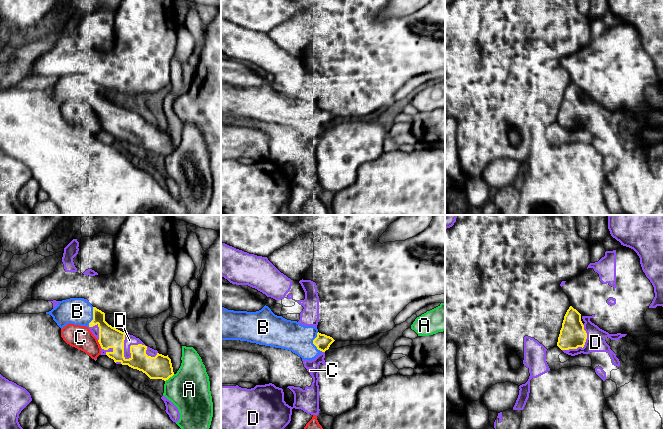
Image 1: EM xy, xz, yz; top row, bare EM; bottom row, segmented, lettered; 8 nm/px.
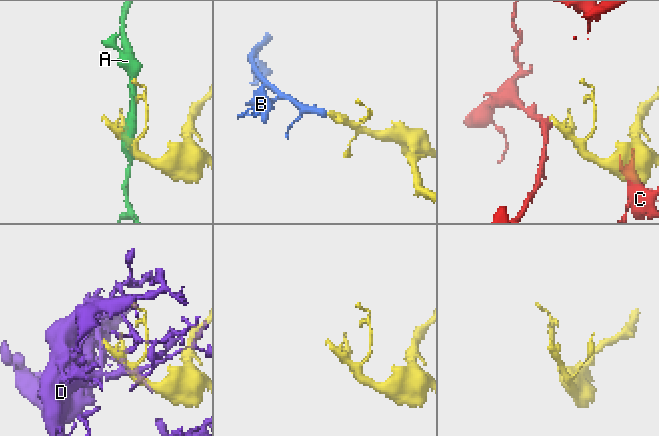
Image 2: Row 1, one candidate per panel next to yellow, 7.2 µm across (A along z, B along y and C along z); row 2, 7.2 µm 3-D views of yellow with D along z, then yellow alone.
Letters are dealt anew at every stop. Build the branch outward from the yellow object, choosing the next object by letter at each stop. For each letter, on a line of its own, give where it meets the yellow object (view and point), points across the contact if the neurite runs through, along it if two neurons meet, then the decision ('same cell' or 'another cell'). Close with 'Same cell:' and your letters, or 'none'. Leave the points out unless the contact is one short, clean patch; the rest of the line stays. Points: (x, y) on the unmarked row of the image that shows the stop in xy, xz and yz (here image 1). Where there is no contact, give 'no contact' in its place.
A: meets yellow in xy at (169, 153); another cell
B: meets yellow in xz at (313, 119); same cell
C: meets yellow in xy at (99, 119); another cell
D: meets yellow in xy at (130, 124); another cell
Same cell: B

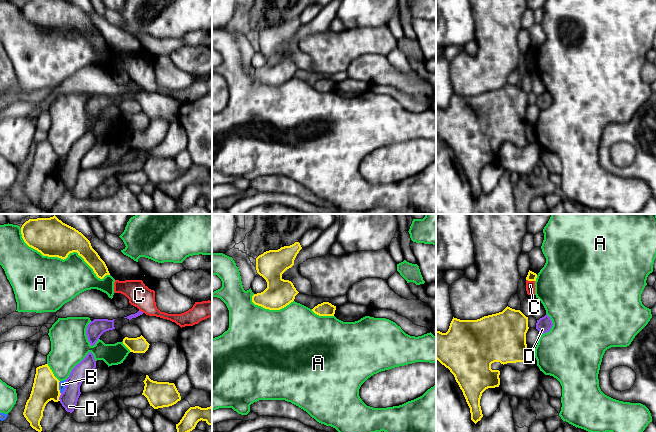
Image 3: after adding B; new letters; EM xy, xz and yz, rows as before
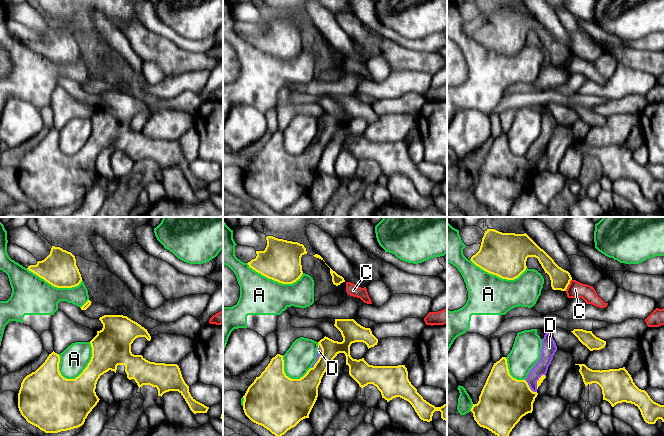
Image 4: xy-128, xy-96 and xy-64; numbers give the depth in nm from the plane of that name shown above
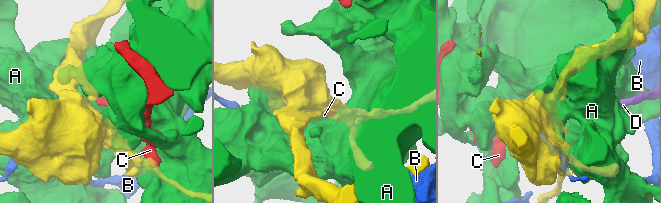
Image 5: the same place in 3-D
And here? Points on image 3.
A: meets yellow in xy at (62, 34); another cell
B: meets yellow in xy at (58, 163); another cell
C: meets yellow in yz at (530, 56); border along yz (526, 55), (534, 57); another cell
D: meets yellow in xy at (59, 172); another cell
Same cell: none

